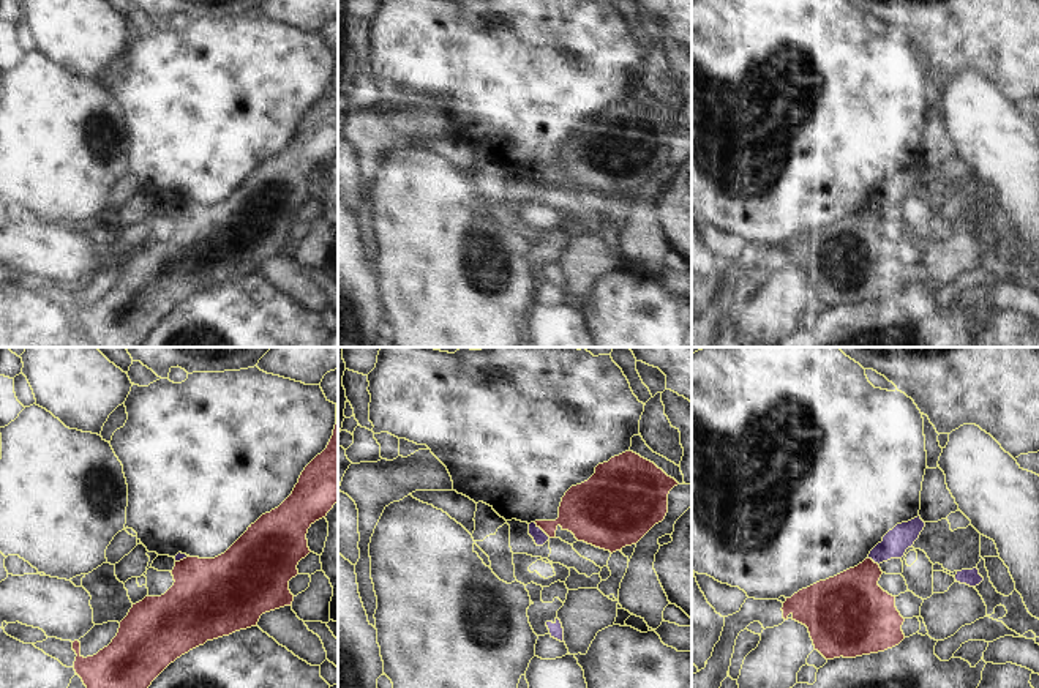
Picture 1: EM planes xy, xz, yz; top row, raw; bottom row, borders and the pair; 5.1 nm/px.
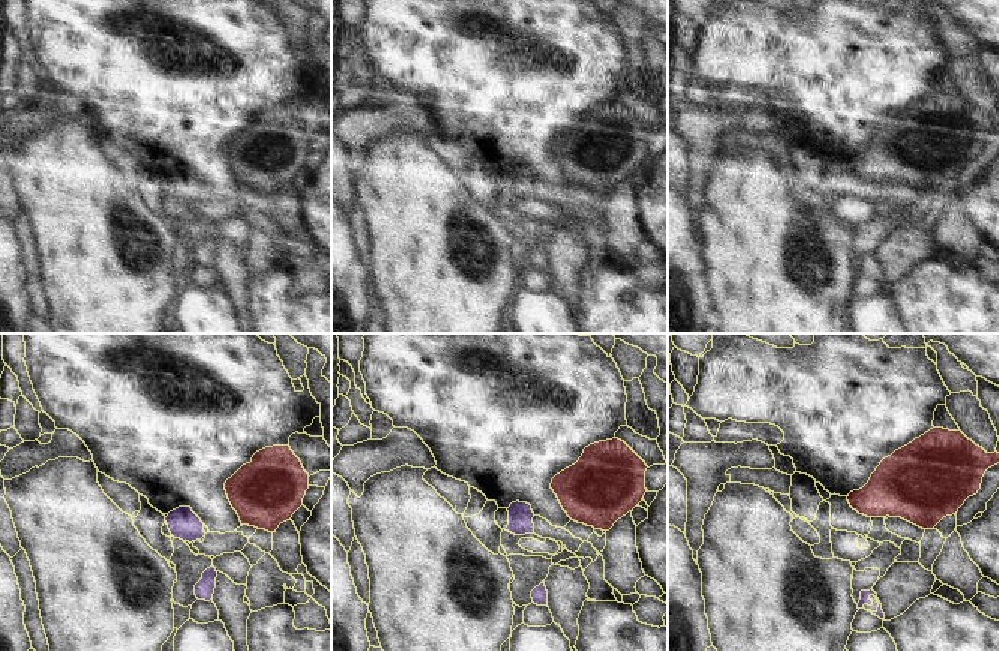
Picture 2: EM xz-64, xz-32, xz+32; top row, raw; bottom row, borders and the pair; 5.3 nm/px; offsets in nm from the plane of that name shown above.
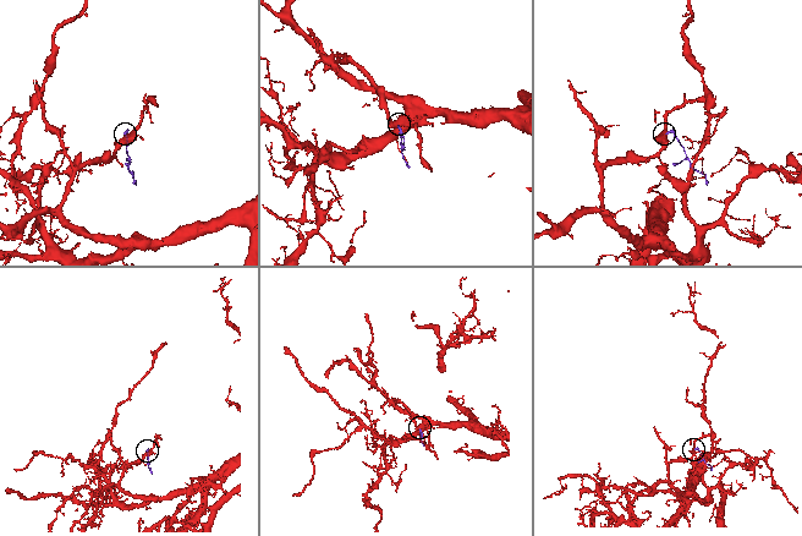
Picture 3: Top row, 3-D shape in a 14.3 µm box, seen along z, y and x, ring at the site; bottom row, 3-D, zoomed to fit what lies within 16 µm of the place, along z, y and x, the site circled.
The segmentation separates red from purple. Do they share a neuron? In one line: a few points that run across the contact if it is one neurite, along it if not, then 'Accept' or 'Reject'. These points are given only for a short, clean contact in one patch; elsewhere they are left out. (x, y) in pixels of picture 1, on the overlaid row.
Line: xz (534, 523), (550, 537). Reject.

